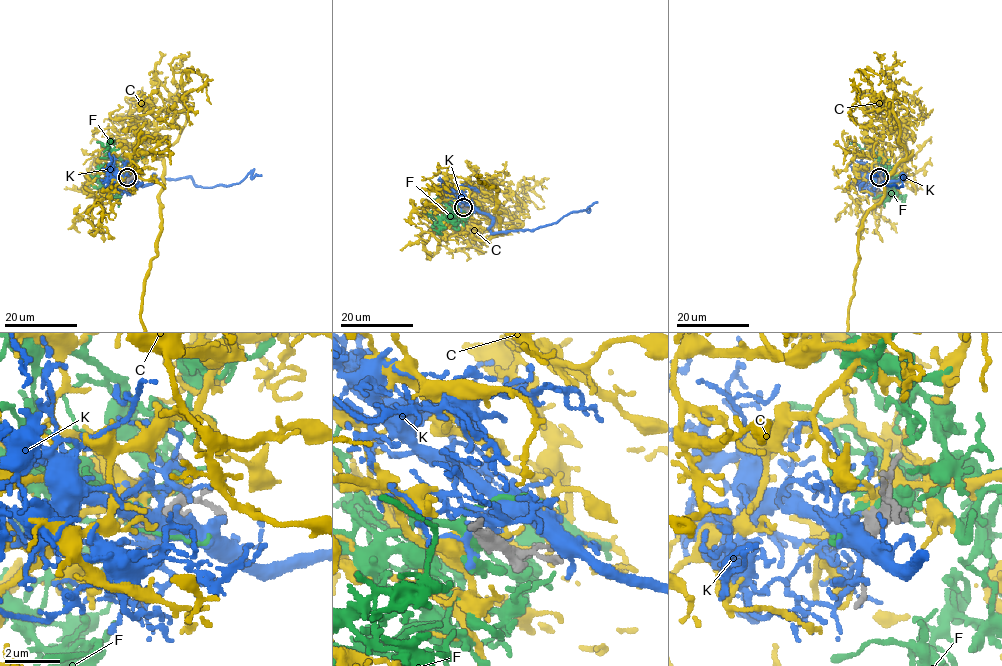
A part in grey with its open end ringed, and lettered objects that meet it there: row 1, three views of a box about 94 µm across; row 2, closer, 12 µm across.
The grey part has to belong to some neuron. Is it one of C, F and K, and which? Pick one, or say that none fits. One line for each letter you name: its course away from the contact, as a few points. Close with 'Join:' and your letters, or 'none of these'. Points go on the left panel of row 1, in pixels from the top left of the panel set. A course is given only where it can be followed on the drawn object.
F: Its course: (126, 178), (116, 172), (125, 176), (126, 166), (107, 148), (113, 140)
Join: F

